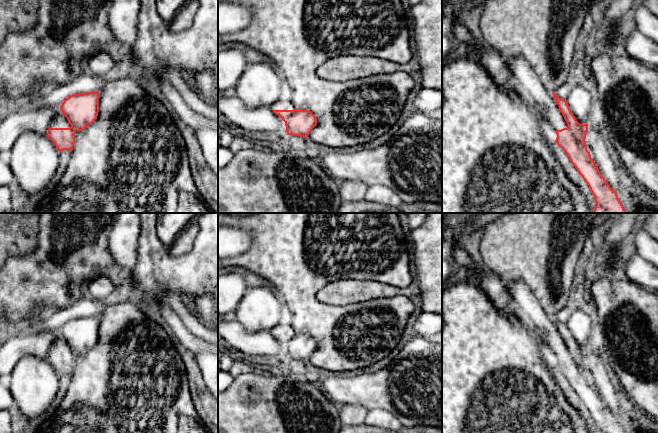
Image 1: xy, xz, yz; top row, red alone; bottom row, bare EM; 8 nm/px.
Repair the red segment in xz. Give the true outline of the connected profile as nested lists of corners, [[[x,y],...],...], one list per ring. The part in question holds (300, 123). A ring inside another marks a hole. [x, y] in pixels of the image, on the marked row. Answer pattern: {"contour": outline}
{"contour": [[[281,100],[271,106],[274,113],[285,122],[287,135],[308,137],[317,125],[316,116],[309,110],[297,110],[293,101]]]}

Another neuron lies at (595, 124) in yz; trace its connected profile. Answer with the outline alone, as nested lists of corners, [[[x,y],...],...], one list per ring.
[[[592,119],[588,124],[586,146],[592,160],[597,165],[602,176],[614,191],[618,191],[619,178],[616,167],[608,152],[608,140],[600,119]]]

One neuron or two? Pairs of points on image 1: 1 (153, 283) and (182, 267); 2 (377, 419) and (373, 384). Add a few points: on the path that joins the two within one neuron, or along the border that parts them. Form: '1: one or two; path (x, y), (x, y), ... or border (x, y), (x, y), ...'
1: one; path (160, 276), (163, 273), (175, 273)
2: two; border (369, 409), (386, 409), (397, 419)

